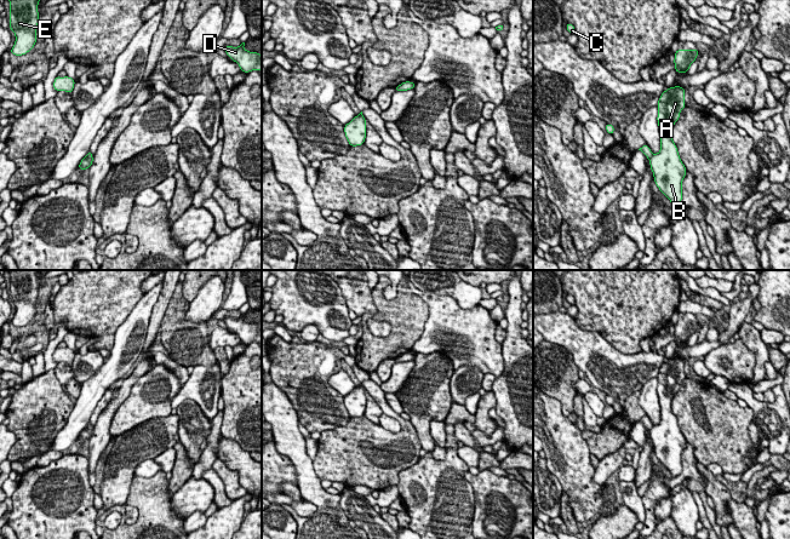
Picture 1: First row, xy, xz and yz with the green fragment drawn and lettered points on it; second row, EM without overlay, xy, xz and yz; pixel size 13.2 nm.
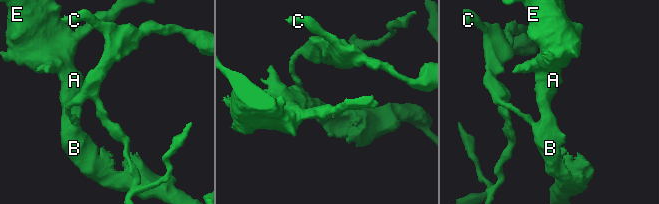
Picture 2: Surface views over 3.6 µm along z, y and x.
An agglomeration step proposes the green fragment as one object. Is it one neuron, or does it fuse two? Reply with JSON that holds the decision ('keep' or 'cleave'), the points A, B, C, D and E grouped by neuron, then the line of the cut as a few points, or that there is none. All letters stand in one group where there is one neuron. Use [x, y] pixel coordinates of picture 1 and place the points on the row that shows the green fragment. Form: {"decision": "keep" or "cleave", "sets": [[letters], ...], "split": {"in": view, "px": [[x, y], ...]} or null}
{"decision": "cleave", "sets": [["A", "B", "E"], ["C", "D"]], "split": {"in": "yz", "px": [[653, 155], [650, 159]]}}

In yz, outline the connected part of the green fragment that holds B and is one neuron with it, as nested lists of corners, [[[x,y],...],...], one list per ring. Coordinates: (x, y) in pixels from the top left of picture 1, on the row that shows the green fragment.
[[[674,86],[663,91],[657,104],[660,151],[649,159],[656,185],[674,206],[682,201],[682,180],[686,177],[687,170],[672,141],[671,130],[680,119],[680,113],[685,107],[683,87]]]

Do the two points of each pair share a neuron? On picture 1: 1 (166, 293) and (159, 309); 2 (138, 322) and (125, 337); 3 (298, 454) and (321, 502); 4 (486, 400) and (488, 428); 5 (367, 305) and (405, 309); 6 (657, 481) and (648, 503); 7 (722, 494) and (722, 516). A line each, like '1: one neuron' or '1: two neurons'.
1: one neuron
2: one neuron
3: one neuron
4: one neuron
5: two neurons
6: one neuron
7: one neuron

